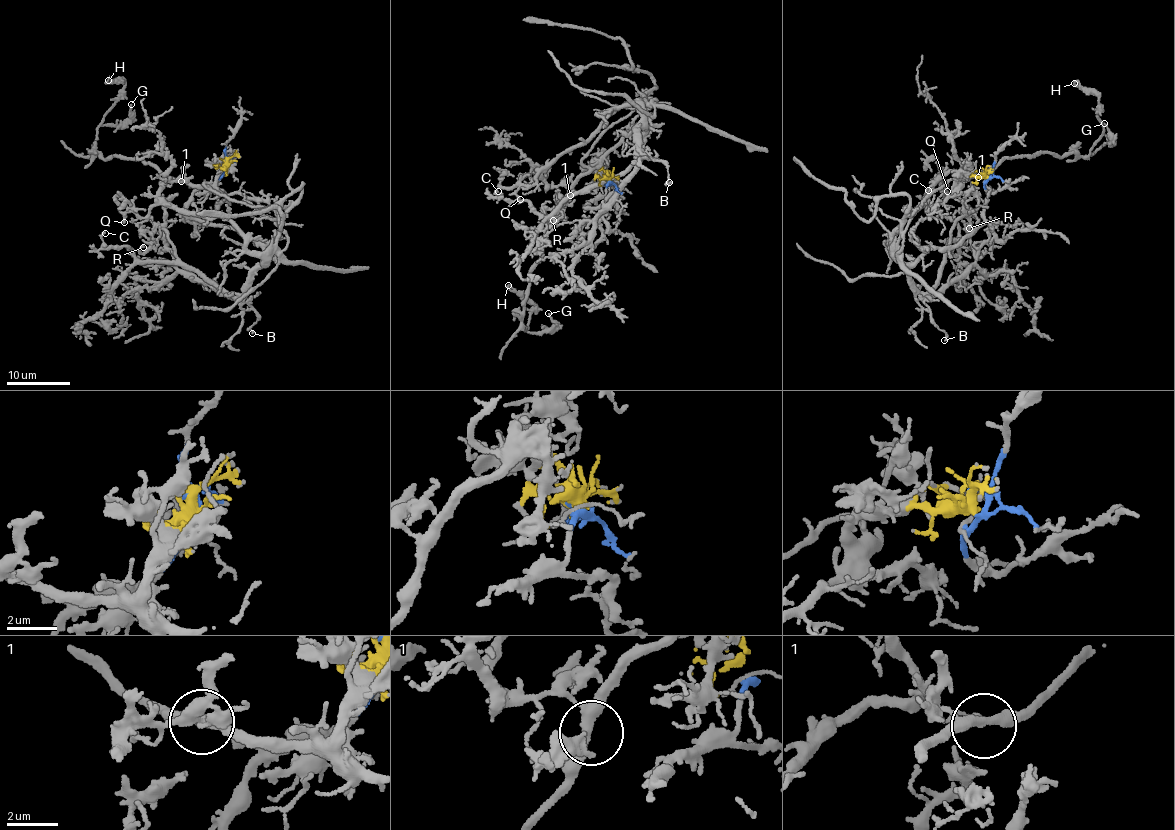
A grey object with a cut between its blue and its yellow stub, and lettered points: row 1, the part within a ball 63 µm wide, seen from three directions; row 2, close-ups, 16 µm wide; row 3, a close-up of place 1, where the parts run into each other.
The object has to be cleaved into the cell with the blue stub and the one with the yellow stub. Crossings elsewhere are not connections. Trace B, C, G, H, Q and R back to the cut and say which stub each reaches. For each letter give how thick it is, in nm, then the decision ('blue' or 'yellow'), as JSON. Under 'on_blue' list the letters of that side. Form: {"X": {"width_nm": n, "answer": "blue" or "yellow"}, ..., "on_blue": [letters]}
{"B": {"width_nm": 100, "answer": "blue"}, "C": {"width_nm": 170, "answer": "blue"}, "G": {"width_nm": 80, "answer": "yellow"}, "H": {"width_nm": 160, "answer": "yellow"}, "Q": {"width_nm": 160, "answer": "blue"}, "R": {"width_nm": 190, "answer": "blue"}, "on_blue": ["B", "C", "Q", "R"]}

